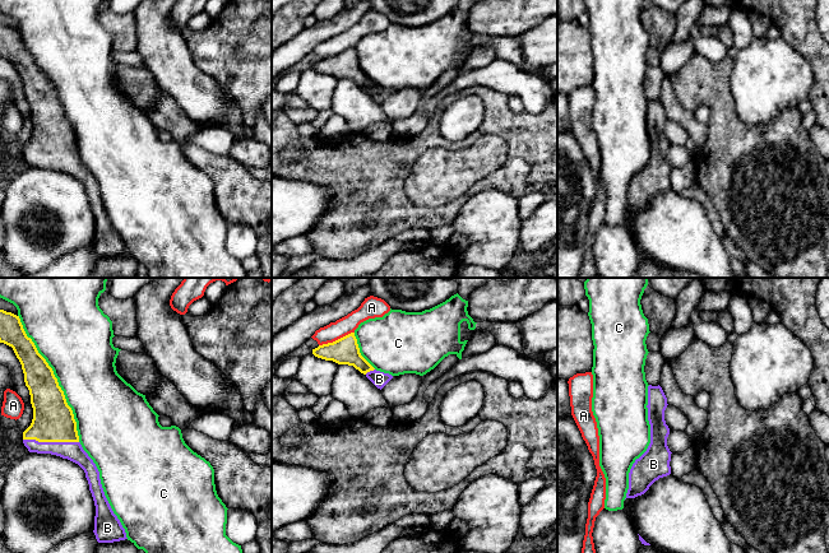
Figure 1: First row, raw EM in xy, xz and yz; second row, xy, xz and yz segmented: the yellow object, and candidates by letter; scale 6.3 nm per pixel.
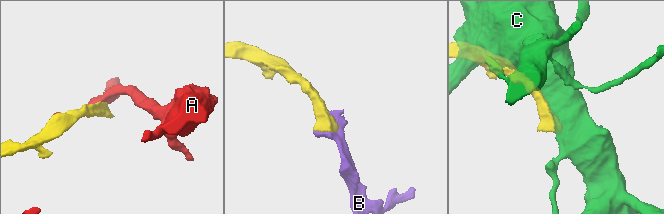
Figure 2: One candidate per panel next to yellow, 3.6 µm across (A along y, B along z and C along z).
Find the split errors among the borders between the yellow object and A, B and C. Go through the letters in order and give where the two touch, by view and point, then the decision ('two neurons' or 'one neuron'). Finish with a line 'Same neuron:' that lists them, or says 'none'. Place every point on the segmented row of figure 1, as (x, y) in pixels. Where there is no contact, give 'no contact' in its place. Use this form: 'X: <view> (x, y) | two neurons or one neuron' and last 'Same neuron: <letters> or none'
A: xz (336, 340) | two neurons
B: xy (51, 441) | one neuron
C: xy (56, 379) | two neurons
Same neuron: B

